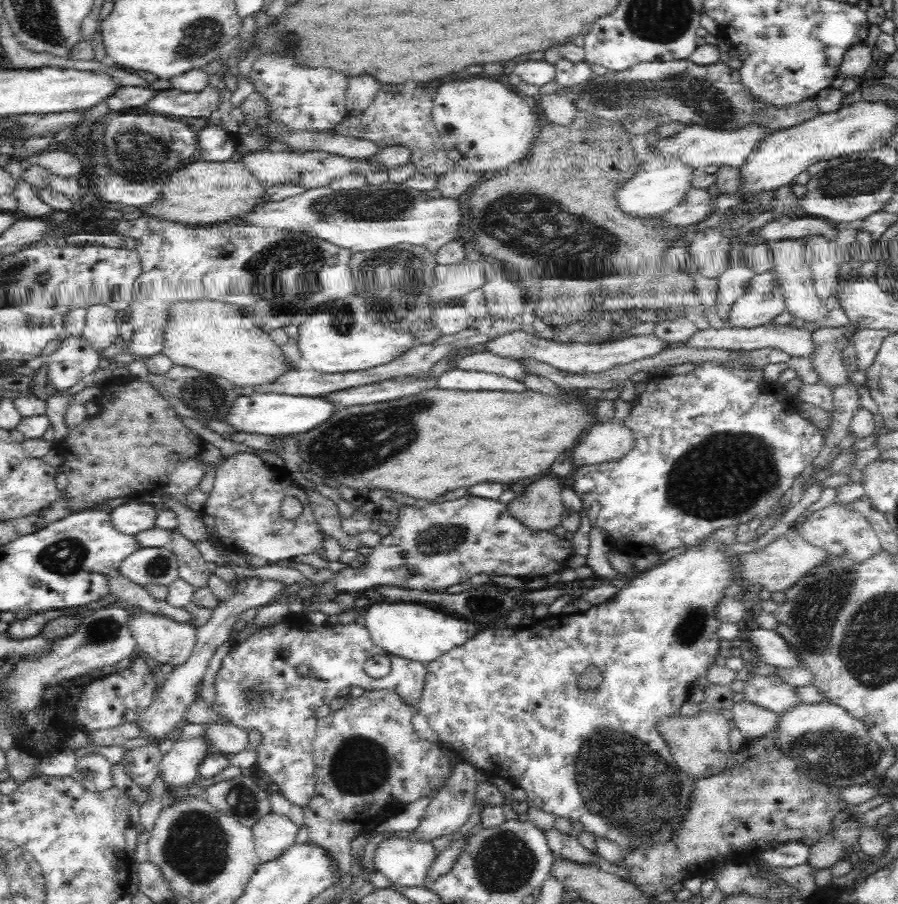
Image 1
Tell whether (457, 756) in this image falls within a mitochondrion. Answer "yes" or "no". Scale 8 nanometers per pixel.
no

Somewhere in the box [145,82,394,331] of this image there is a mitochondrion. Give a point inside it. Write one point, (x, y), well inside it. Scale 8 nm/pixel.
(293, 258)

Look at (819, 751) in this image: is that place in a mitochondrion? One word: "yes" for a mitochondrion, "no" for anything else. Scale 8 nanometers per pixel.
yes

